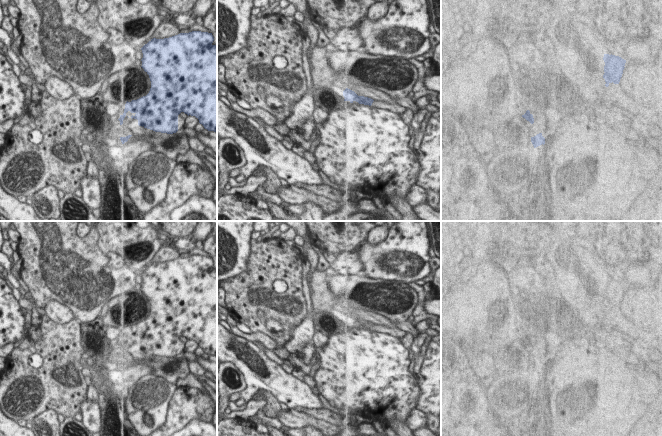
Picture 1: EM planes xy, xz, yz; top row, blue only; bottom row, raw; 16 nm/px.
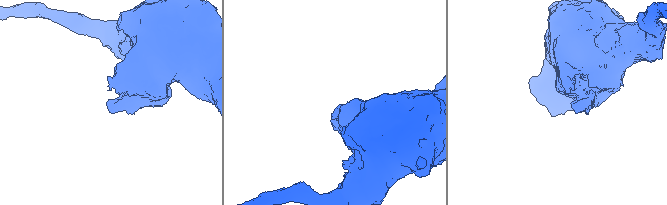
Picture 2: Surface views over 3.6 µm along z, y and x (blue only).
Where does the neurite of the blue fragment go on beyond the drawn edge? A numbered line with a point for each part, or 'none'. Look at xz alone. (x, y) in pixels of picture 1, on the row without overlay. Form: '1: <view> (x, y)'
none.

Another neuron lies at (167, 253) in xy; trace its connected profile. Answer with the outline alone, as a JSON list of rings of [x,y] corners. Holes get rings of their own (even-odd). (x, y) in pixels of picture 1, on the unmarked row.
[[[163,246],[155,255],[153,262],[164,263],[181,257],[181,252],[174,246]]]

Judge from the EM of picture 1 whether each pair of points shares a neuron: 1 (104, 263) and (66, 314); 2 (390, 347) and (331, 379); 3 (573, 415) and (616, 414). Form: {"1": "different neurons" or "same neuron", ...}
{"1": "different neurons", "2": "same neuron", "3": "same neuron"}

